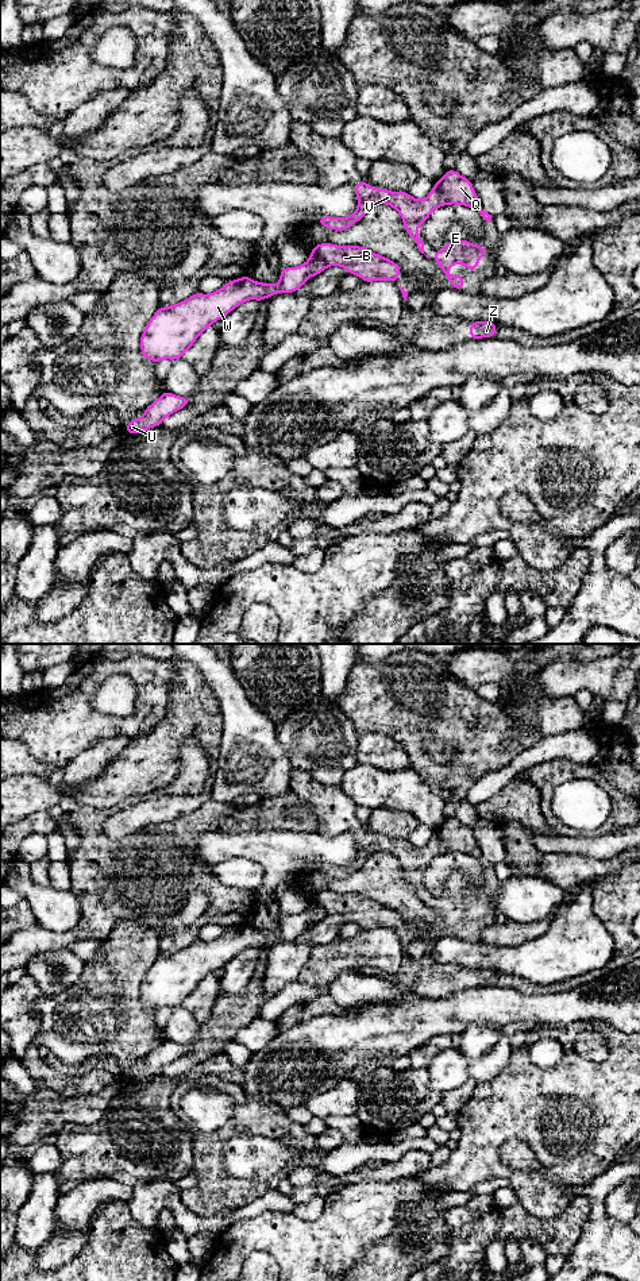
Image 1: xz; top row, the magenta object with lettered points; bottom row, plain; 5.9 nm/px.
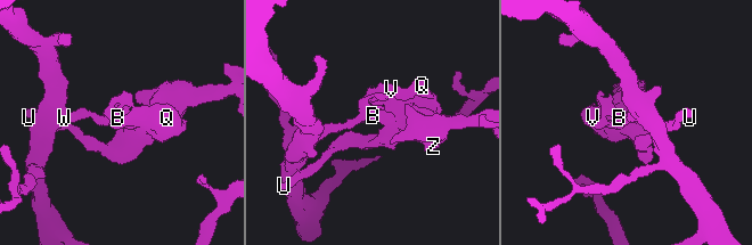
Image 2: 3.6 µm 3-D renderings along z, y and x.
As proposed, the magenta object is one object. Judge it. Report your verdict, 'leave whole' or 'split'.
split

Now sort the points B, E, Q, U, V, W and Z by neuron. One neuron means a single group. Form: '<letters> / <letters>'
B E Q U V Z / W

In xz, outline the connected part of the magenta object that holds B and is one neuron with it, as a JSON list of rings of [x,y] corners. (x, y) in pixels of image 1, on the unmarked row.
[[[323,890],[315,894],[312,900],[327,914],[346,915],[348,922],[361,925],[363,930],[385,927],[397,931],[400,926],[398,911],[362,894],[338,894]]]

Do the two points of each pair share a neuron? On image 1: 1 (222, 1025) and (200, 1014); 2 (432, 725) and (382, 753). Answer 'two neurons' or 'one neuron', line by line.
1: two neurons
2: two neurons

